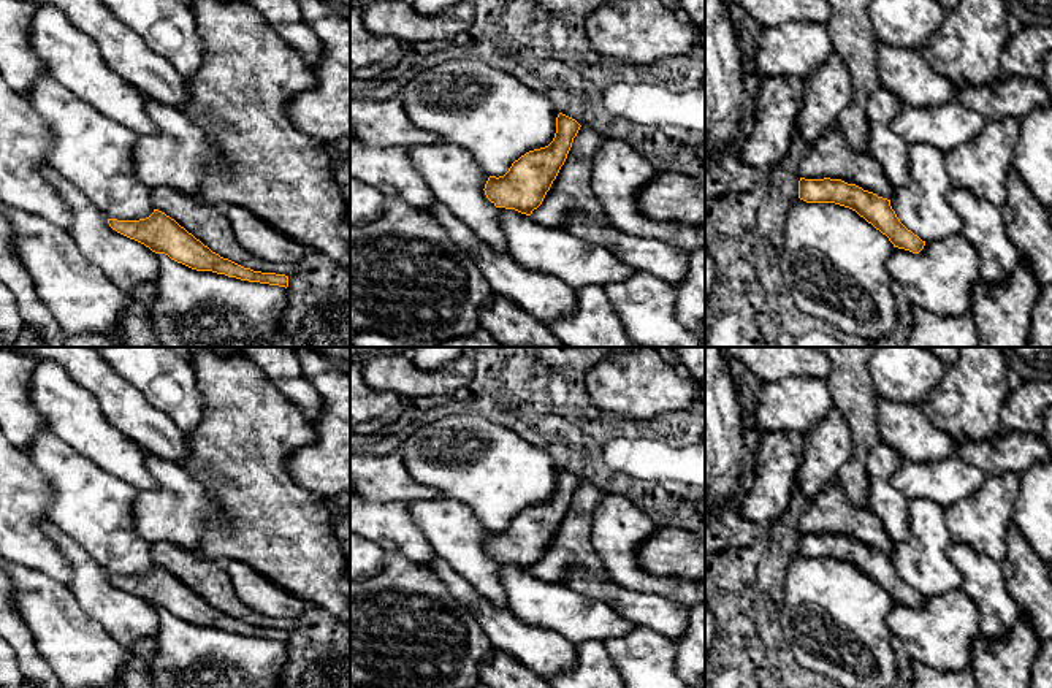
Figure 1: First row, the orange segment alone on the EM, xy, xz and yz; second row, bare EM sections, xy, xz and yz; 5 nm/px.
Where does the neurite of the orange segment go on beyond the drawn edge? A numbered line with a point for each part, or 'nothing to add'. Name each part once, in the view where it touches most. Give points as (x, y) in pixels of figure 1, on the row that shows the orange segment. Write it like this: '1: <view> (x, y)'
nothing to add

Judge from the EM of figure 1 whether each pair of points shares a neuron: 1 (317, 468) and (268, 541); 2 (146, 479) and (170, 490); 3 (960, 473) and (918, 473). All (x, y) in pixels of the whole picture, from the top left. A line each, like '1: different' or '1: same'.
1: different
2: different
3: same

